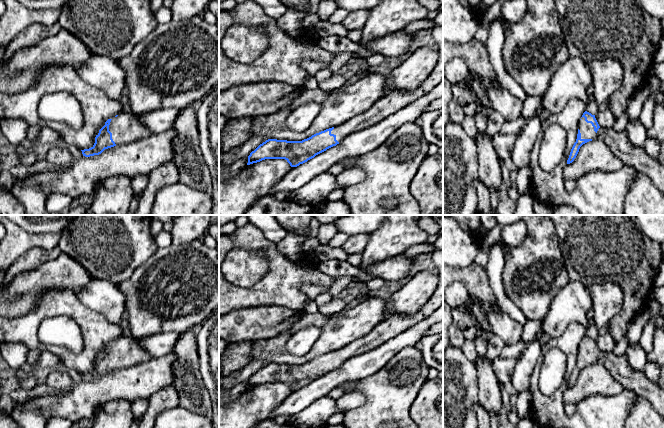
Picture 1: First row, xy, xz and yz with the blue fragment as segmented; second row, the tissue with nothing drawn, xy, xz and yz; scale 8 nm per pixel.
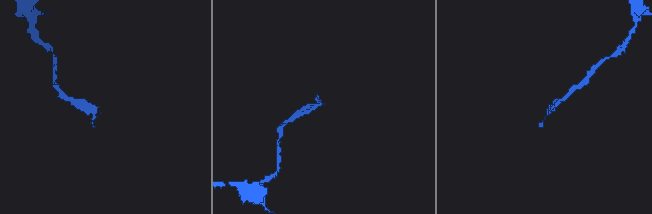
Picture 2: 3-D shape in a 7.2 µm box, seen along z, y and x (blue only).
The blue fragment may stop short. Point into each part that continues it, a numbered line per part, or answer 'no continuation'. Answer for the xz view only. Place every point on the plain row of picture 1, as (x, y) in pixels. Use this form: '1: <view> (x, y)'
1: xz (393, 325)

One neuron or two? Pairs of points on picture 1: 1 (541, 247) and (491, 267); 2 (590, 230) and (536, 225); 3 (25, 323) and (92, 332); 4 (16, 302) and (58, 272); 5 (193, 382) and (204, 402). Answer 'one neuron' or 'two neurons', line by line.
1: two neurons
2: two neurons
3: one neuron
4: one neuron
5: one neuron

